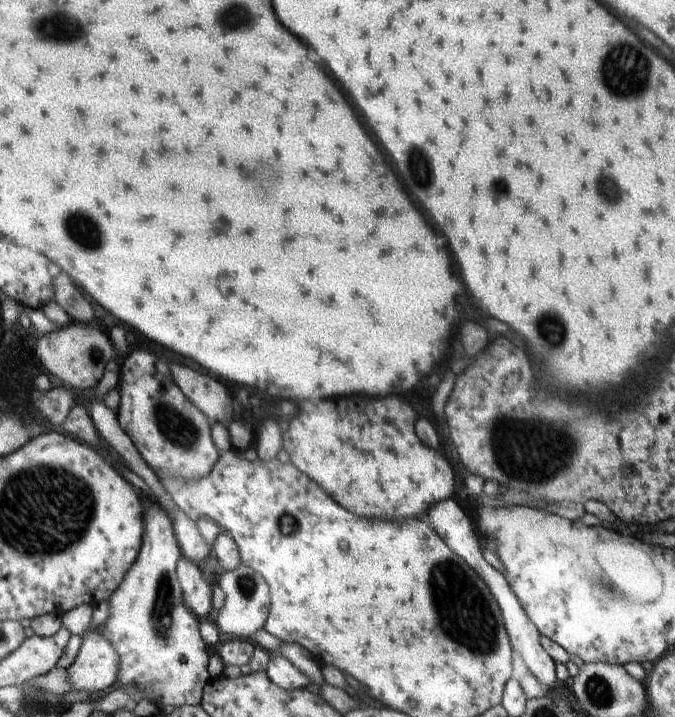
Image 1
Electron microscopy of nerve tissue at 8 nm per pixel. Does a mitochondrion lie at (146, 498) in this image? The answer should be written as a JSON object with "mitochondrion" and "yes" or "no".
{"mitochondrion":"no"}

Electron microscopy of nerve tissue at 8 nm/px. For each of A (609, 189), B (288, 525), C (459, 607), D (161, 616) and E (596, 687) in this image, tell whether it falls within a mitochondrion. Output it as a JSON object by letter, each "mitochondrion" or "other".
{"A":"mitochondrion","B":"mitochondrion","C":"mitochondrion","D":"mitochondrion","E":"mitochondrion"}

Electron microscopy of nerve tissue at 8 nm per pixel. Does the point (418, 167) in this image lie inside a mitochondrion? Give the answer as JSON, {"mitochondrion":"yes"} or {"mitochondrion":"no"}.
{"mitochondrion":"yes"}

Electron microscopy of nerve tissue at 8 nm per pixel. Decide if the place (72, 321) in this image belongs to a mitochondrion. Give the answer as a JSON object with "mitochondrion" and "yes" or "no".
{"mitochondrion":"no"}

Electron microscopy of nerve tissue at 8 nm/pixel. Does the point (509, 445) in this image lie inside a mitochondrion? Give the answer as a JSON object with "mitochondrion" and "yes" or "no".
{"mitochondrion":"yes"}

